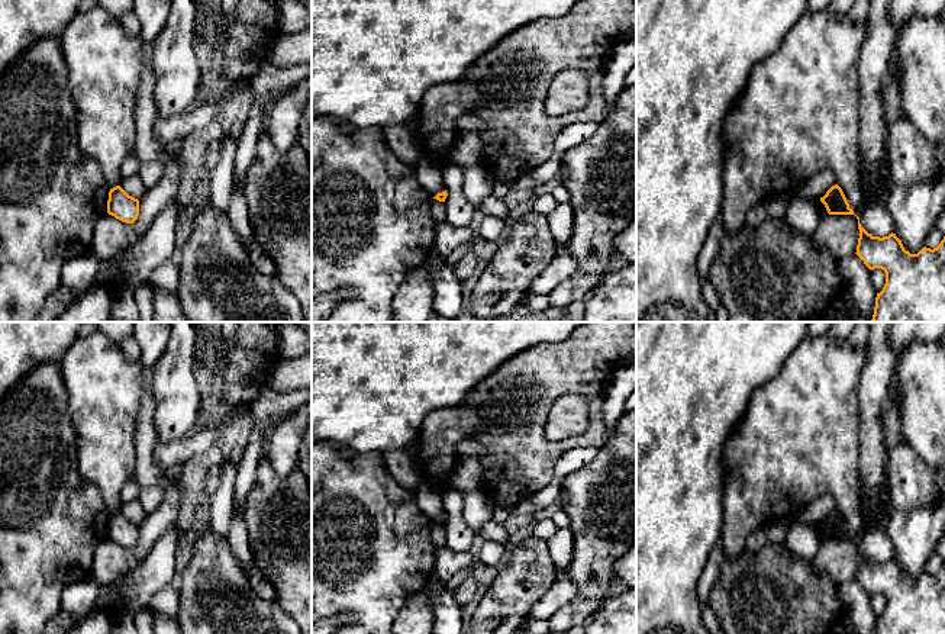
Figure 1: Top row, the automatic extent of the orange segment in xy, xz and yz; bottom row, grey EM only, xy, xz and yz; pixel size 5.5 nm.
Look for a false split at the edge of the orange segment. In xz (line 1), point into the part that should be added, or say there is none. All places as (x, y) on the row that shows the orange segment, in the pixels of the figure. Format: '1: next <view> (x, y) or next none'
1: next none

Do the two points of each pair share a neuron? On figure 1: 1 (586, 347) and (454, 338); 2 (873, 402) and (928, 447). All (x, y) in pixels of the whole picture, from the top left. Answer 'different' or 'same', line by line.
1: different
2: different

